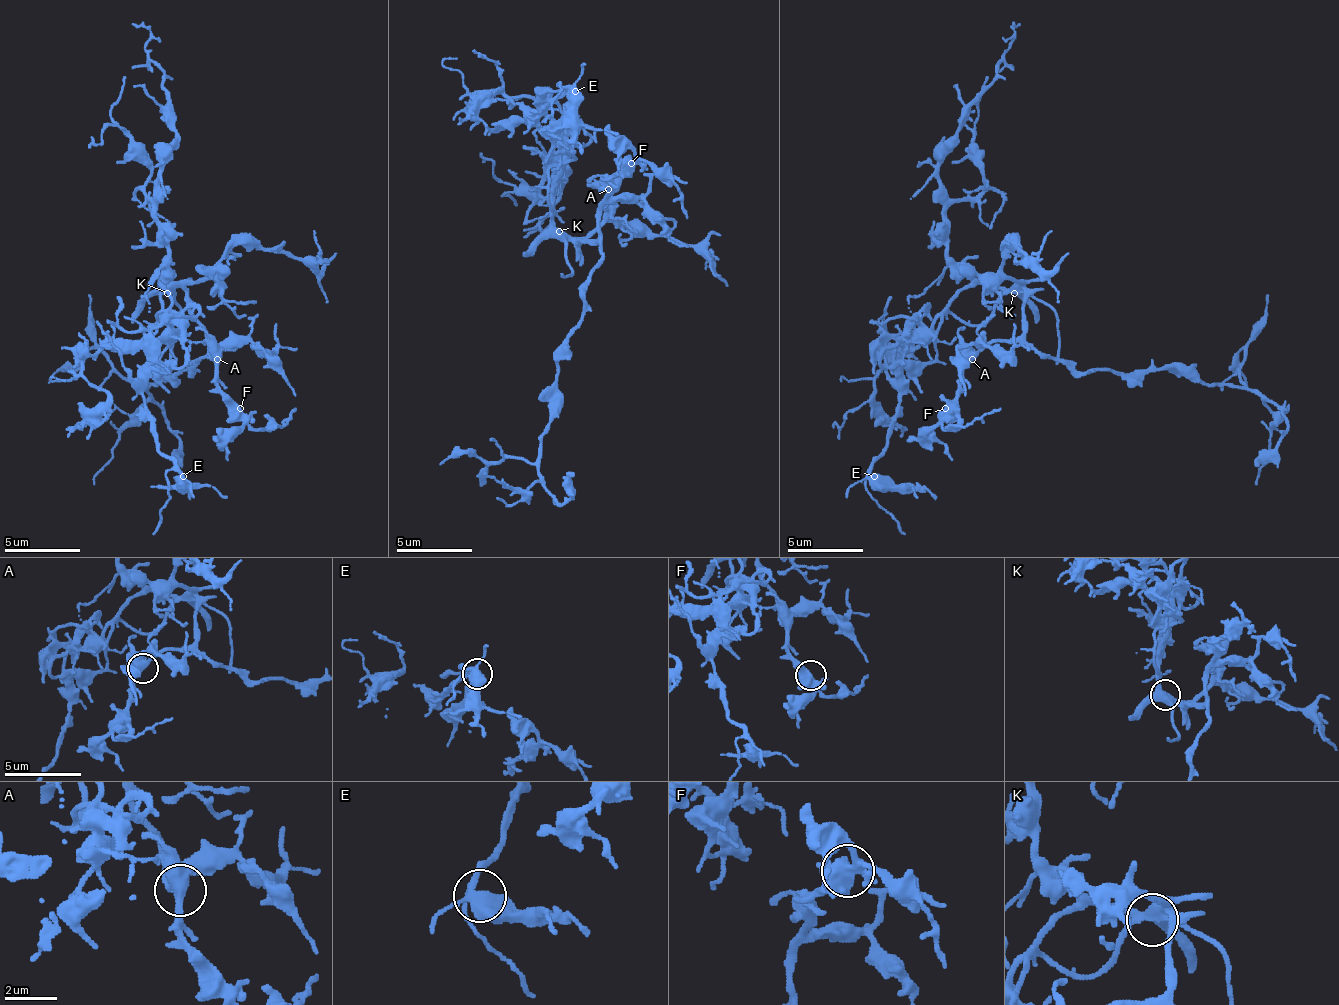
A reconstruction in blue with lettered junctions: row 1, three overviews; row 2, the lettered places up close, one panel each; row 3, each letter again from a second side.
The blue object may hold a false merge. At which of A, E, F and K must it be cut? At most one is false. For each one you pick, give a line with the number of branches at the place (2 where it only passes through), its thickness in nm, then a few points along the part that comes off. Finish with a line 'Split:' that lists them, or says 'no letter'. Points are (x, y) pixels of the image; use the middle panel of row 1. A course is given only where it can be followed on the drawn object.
K: 5 branches meet; 440 nm thick; foreign part runs (560, 230), (556, 121), (578, 102), (571, 121), (544, 102), (488, 125), (477, 95), (503, 72), (473, 50)
Split: K

